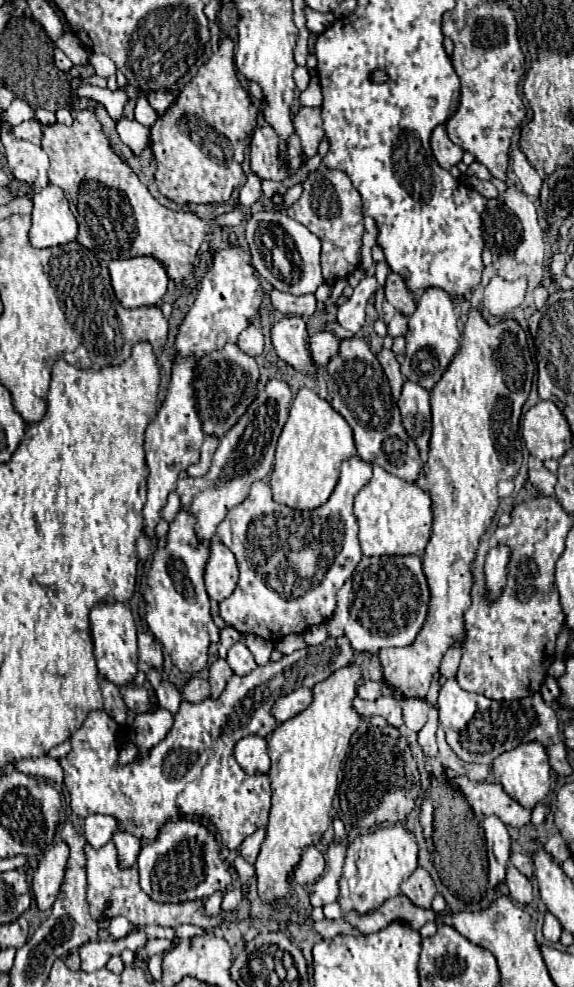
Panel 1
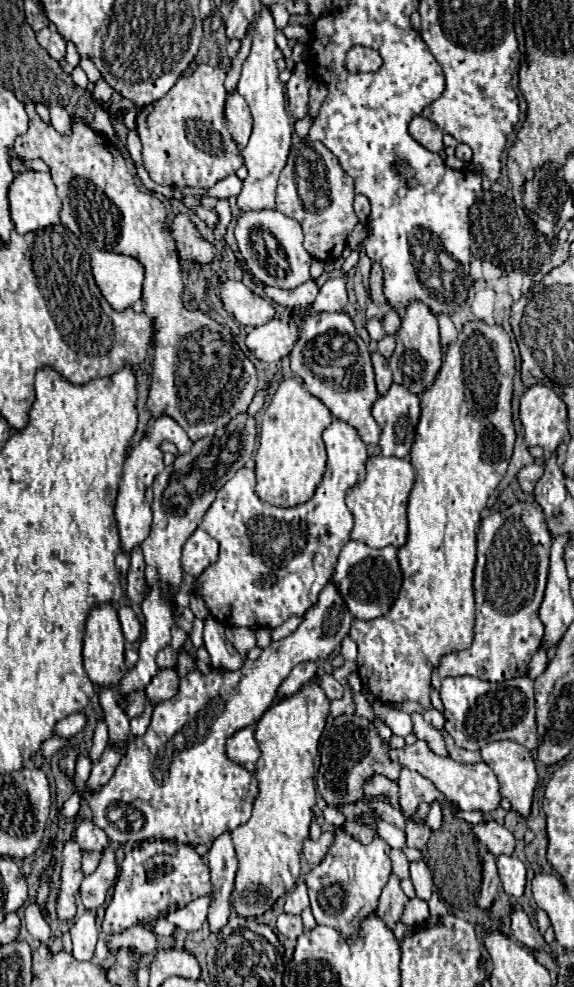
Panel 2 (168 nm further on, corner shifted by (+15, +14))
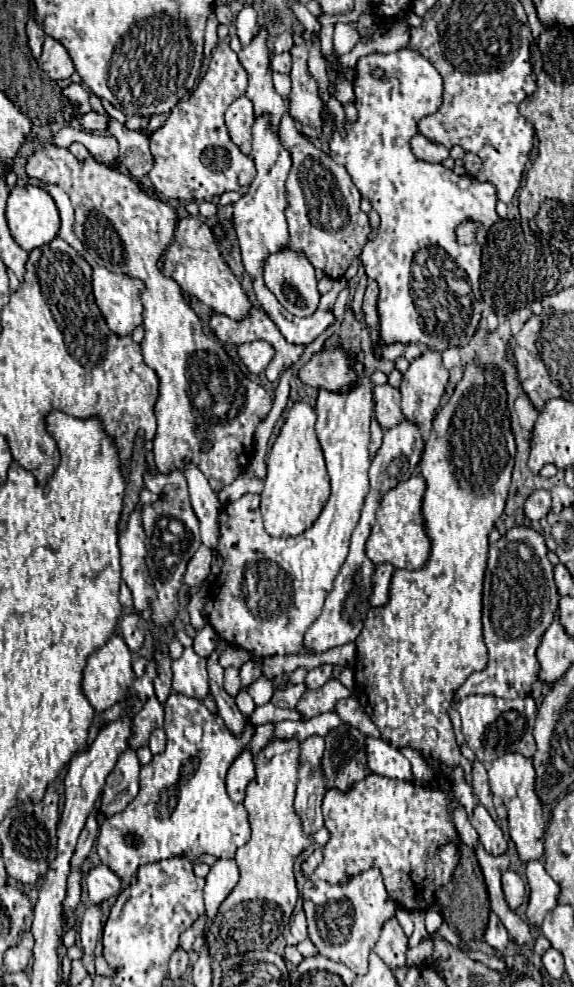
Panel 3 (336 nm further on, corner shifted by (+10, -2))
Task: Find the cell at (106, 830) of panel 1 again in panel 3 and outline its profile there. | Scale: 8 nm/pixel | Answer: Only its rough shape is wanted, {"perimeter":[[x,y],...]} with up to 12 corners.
{"perimeter":[[101,864],[87,874],[91,904],[121,892],[121,880]]}

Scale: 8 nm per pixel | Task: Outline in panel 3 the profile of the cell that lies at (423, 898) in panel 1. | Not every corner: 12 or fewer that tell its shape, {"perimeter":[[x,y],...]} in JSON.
{"perimeter":[[397,918],[381,930],[375,954],[391,968],[403,968],[407,936]]}

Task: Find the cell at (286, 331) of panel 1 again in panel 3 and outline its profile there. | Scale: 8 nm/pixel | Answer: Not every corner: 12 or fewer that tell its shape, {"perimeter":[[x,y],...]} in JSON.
{"perimeter":[[185,216],[163,274],[213,312],[251,308],[211,228]]}

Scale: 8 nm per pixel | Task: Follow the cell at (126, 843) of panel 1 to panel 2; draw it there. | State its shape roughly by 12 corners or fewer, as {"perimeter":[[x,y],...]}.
{"perimeter":[[116,848],[102,850],[100,866],[80,886],[88,910],[104,904],[116,882]]}

